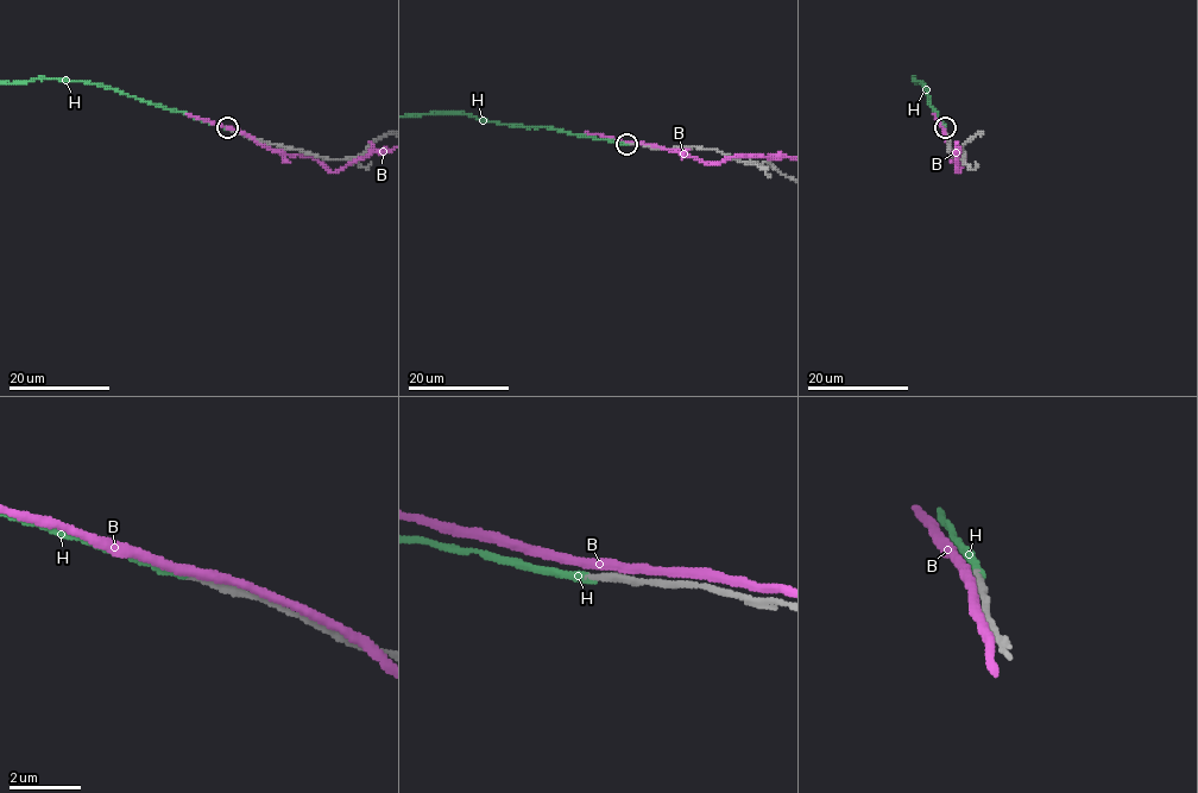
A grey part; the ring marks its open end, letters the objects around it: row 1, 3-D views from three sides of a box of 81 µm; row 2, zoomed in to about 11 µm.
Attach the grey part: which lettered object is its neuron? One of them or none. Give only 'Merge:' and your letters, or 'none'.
Merge: H

